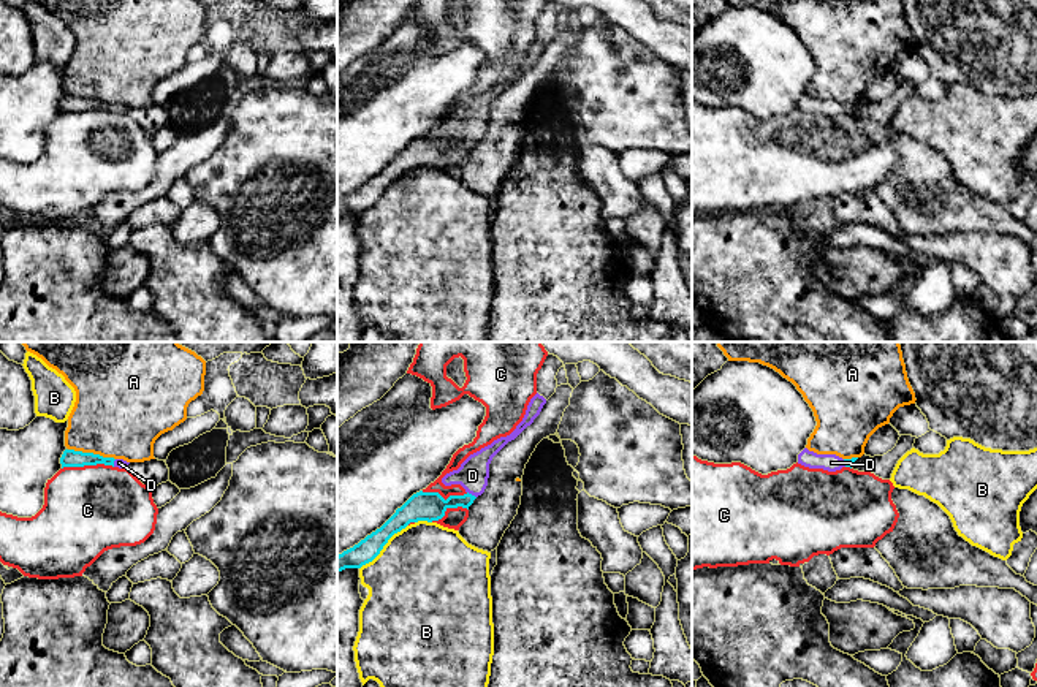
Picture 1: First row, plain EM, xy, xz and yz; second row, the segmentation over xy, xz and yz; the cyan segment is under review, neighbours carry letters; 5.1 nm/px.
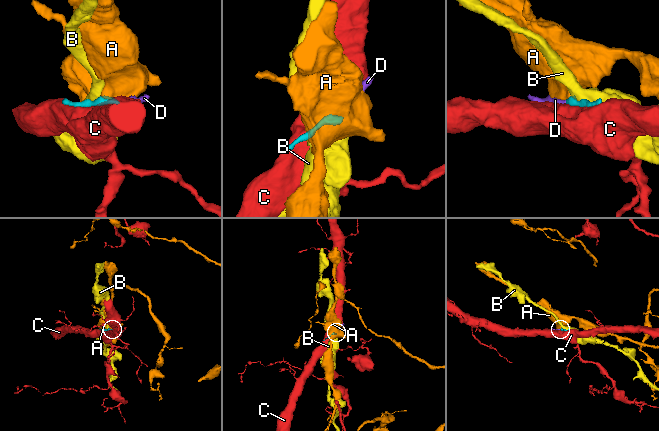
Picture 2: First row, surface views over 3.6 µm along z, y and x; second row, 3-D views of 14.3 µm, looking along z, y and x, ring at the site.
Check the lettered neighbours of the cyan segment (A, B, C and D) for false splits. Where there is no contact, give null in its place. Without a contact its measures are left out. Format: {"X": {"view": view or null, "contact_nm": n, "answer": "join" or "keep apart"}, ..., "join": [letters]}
{"A": {"view": "xy", "contact_nm": 240, "answer": "keep apart"}, "B": {"view": "xz", "contact_nm": 340, "answer": "keep apart"}, "C": {"view": "xy", "contact_nm": 260, "answer": "keep apart"}, "D": {"view": "xz", "contact_nm": 60, "answer": "join"}, "join": ["D"]}

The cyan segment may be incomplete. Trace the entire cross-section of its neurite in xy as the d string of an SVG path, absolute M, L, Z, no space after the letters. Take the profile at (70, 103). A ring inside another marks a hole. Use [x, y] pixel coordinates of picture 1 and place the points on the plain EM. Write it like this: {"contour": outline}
{"contour": "M65 95L60 103L60 109L62 109L62 114L63 112L97 111L97 109L112 111L112 112L119 112L119 114L128 114L130 108L127 108L123 104L103 103L103 101L93 100L93 98Z"}

